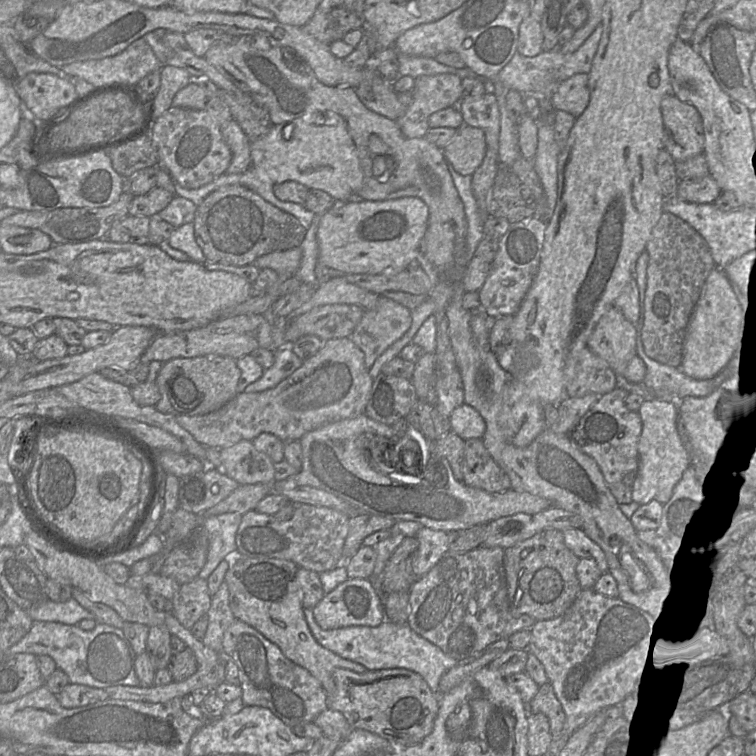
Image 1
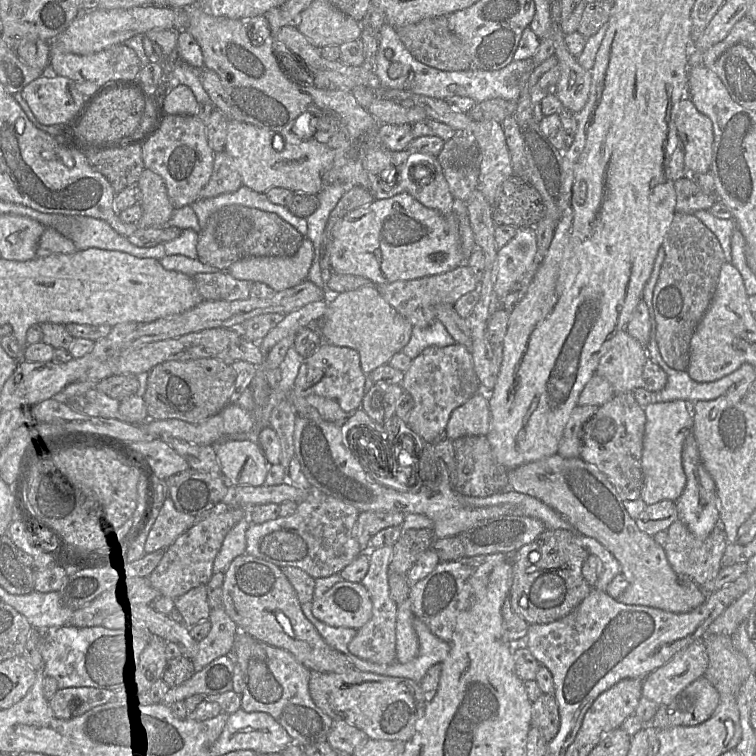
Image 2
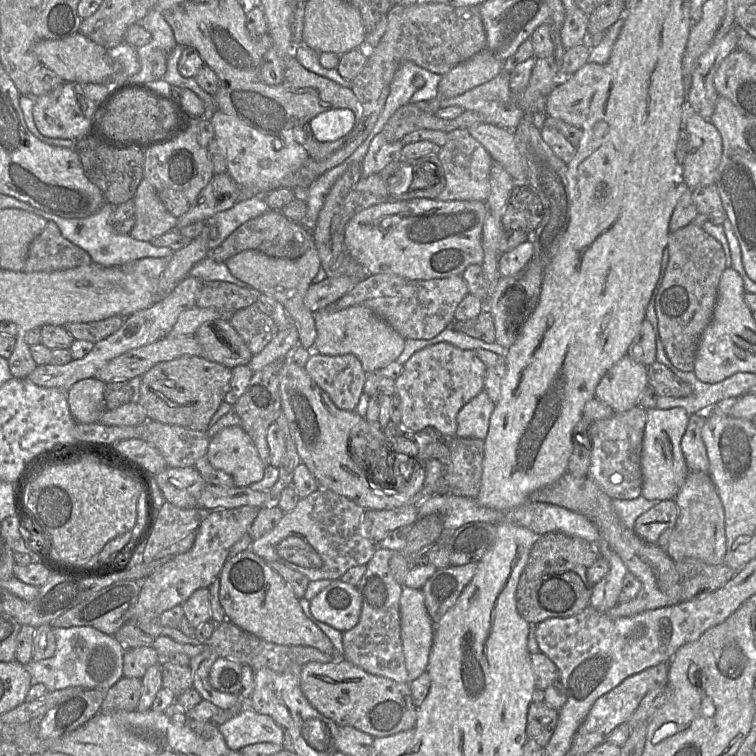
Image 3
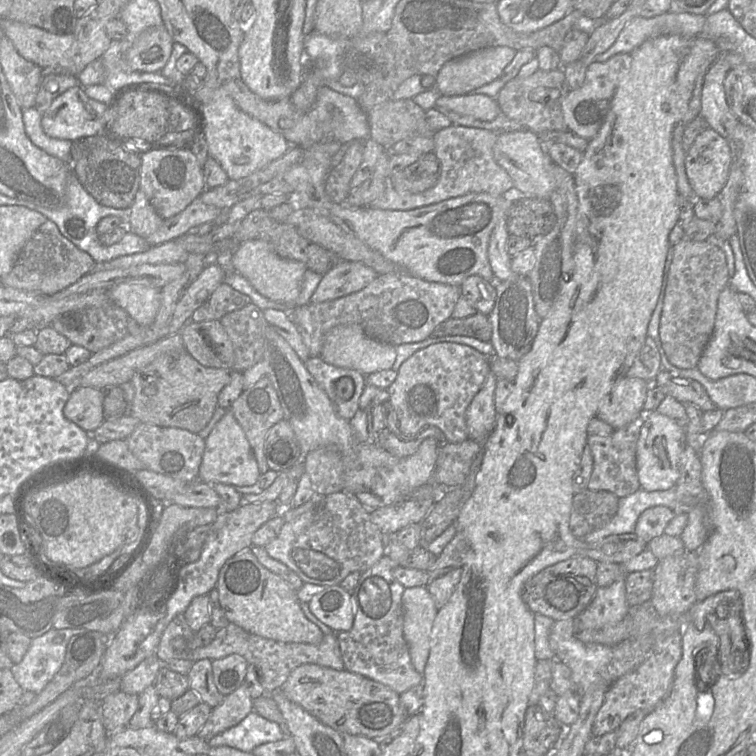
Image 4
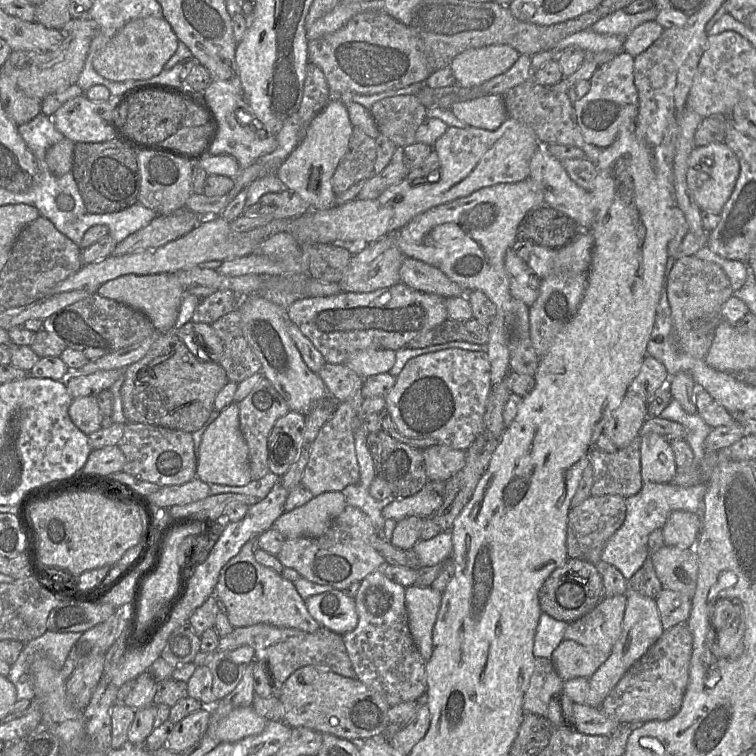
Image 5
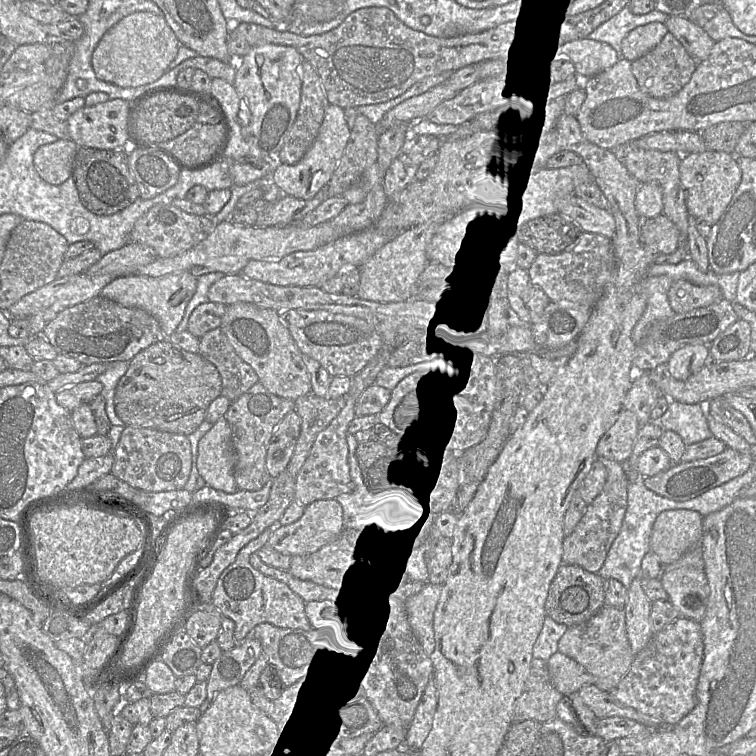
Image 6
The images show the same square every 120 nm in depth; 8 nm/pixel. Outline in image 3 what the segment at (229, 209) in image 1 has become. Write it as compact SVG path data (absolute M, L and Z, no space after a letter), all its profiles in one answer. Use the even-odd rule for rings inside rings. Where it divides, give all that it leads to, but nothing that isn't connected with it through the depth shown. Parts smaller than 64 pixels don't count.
M270 211L239 226L219 246L209 252L208 257L218 263L245 250L258 250L274 258L296 259L310 248L316 247L312 232L304 225L288 220L281 212Z

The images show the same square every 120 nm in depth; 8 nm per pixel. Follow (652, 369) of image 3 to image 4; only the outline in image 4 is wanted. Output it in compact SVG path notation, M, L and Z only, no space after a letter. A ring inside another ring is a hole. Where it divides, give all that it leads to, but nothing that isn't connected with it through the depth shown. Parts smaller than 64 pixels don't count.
M663 368L651 385L659 388L666 396L671 396L681 403L693 404L703 412L717 409L707 391L699 382L674 377Z

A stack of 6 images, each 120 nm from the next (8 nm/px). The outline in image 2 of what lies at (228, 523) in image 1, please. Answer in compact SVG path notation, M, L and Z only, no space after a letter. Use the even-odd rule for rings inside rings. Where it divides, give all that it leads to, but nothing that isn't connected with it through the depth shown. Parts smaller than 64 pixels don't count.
M245 517L228 532L214 560L214 574L218 572L225 573L229 564L236 557L246 554L246 531L250 524L248 517Z

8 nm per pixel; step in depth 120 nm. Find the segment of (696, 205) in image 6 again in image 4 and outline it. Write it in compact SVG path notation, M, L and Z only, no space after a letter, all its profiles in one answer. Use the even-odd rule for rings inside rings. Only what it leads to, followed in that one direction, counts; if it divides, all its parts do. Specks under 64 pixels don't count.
M710 127L701 132L685 158L686 175L696 198L717 197L728 181L731 164L727 141Z

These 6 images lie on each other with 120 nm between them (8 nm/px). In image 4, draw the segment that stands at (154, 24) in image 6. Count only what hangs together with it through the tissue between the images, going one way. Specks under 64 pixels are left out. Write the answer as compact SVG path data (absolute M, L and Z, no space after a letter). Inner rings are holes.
M153 26L144 30L125 53L132 71L161 72L172 52L174 40L167 28Z

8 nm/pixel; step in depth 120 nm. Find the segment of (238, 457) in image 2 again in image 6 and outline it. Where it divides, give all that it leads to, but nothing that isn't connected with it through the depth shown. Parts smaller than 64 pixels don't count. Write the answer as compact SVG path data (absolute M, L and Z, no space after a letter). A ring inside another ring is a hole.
M223 416L198 442L197 469L206 485L227 493L240 490L234 478L234 455L231 428Z

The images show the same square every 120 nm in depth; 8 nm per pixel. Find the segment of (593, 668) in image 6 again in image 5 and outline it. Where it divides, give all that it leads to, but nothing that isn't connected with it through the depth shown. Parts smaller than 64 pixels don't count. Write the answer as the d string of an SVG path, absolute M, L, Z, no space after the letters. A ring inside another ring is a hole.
M626 595L605 596L589 613L569 623L564 639L610 654L621 633L626 603Z

